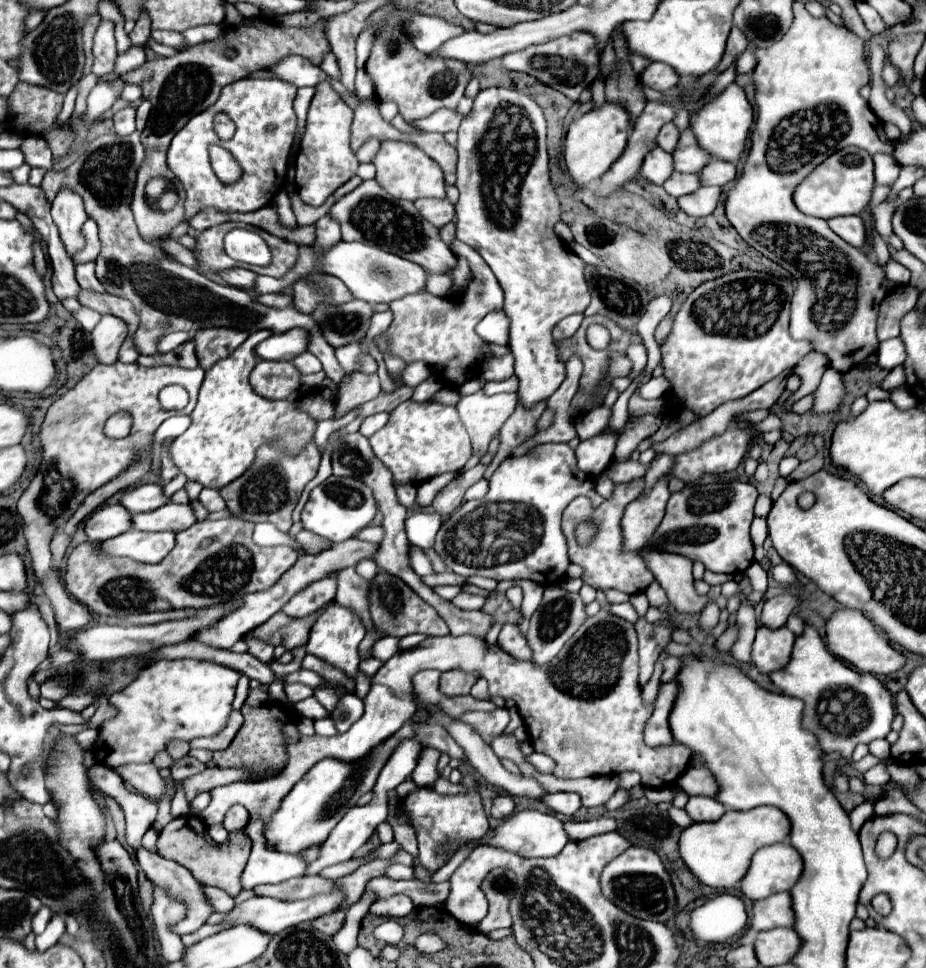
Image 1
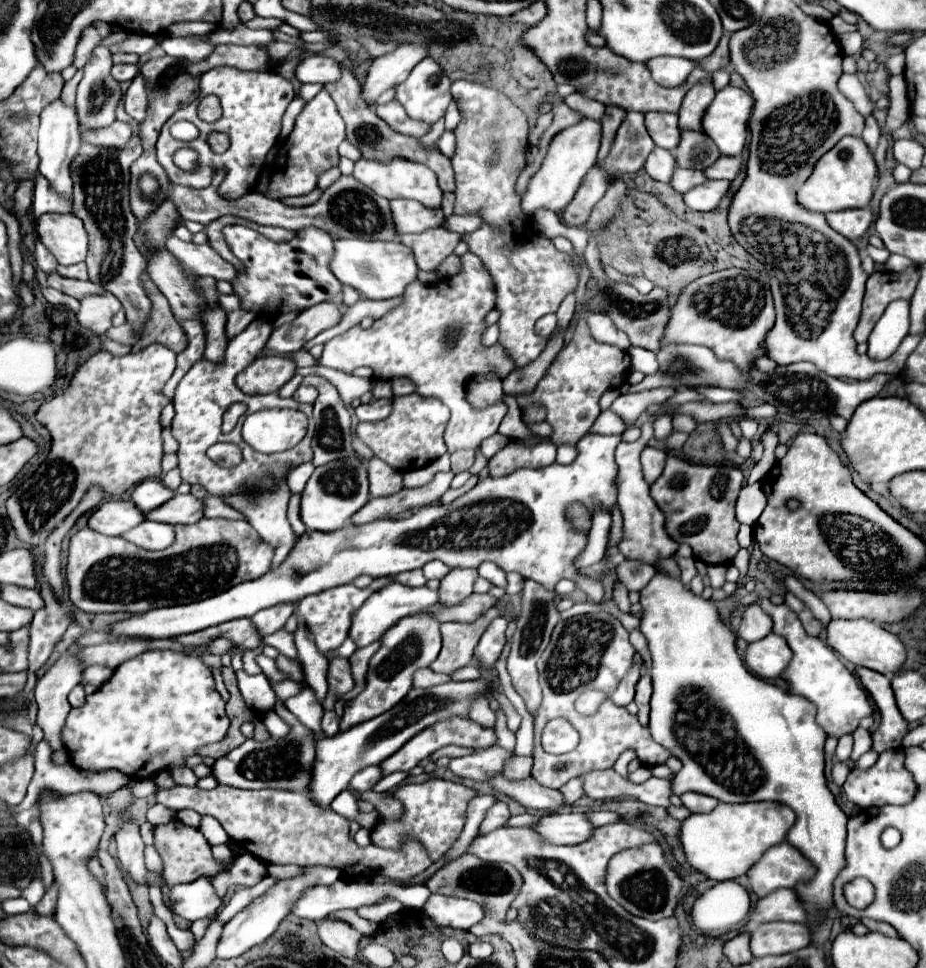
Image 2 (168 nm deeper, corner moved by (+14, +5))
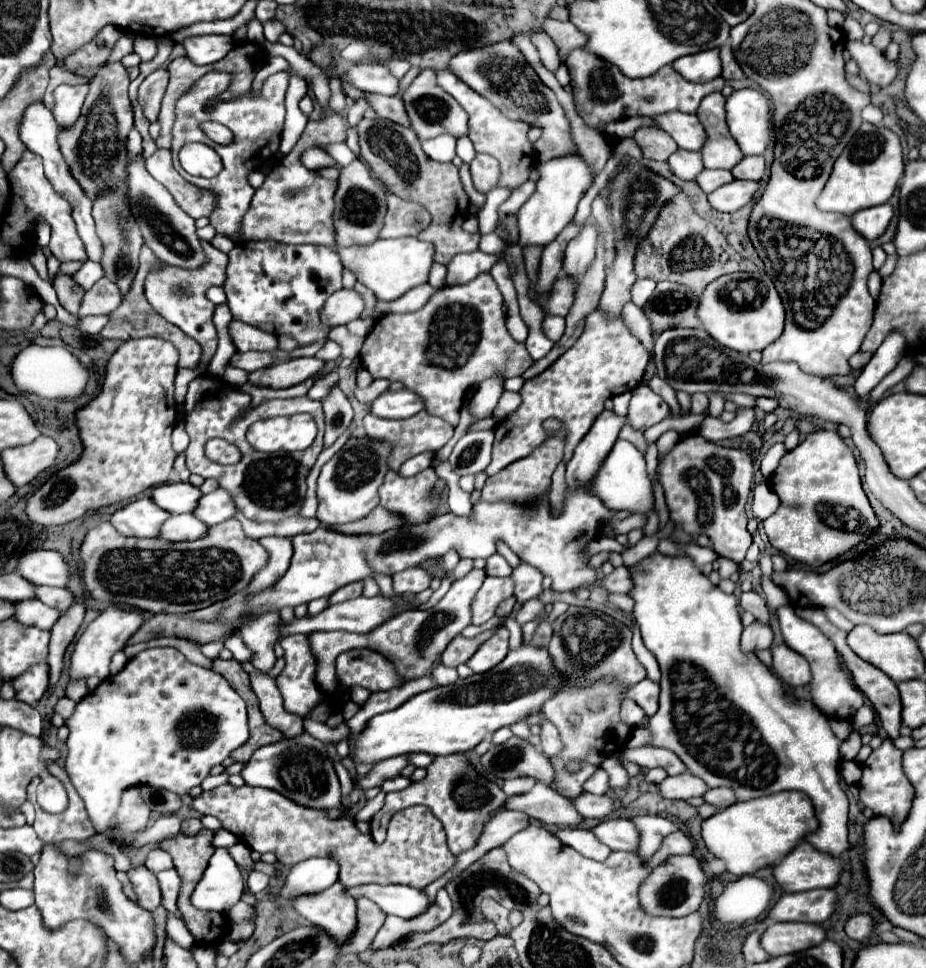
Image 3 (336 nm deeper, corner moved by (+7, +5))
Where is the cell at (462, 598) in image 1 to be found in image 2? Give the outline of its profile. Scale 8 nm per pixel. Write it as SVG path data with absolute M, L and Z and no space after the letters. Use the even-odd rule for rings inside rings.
M390 583L384 589L376 591L370 595L370 599L366 599L366 603L354 613L352 619L352 627L350 627L350 637L354 639L354 643L358 647L366 647L370 643L374 643L376 639L380 639L380 635L384 635L386 629L390 629L398 619L408 617L418 613L420 609L438 603L438 591L430 589L430 587L408 587L402 583Z

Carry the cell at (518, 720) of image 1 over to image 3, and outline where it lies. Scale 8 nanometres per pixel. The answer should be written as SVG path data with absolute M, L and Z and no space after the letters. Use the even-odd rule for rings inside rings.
M517 777L517 779L509 779L503 783L503 791L507 797L513 797L513 795L523 795L525 791L531 791L535 785L533 779L529 777Z

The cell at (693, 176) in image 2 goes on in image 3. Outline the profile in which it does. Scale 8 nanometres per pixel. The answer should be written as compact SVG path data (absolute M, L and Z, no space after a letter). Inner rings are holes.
M705 169L697 179L699 187L705 191L705 193L711 193L715 189L719 189L721 185L729 183L729 181L735 181L733 173L731 171L711 171L711 169Z

